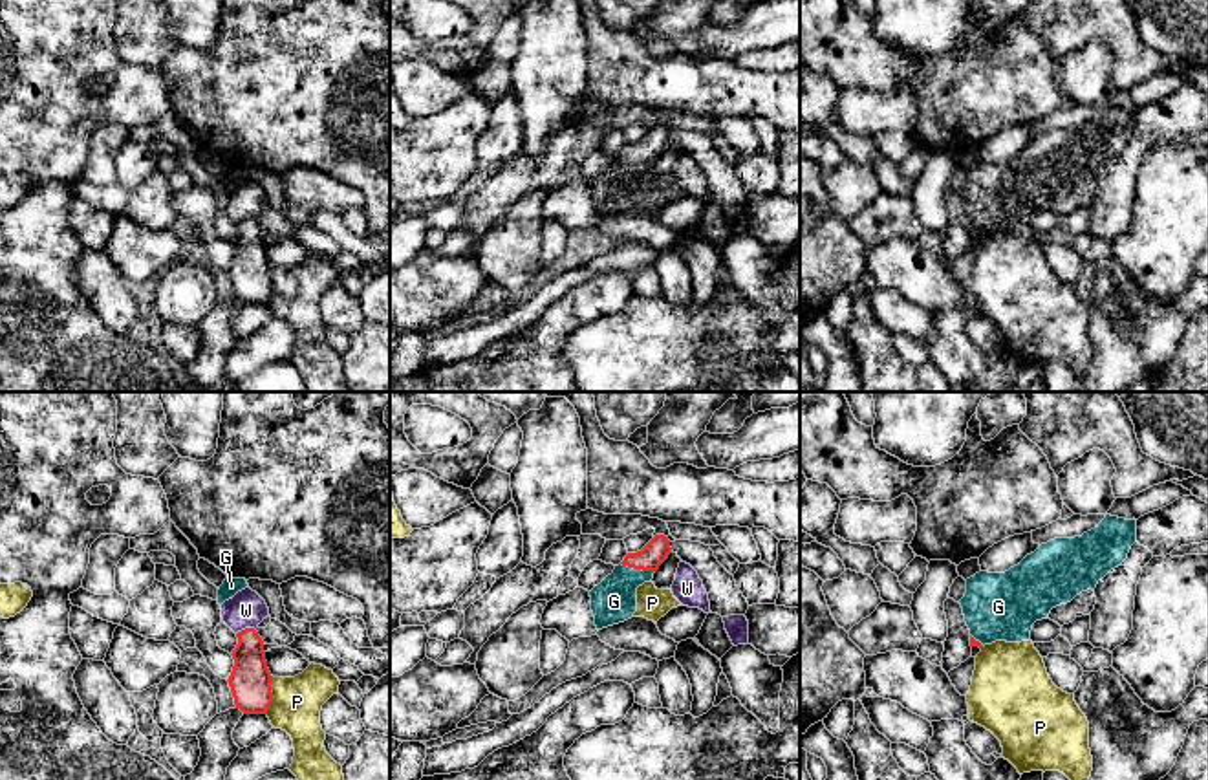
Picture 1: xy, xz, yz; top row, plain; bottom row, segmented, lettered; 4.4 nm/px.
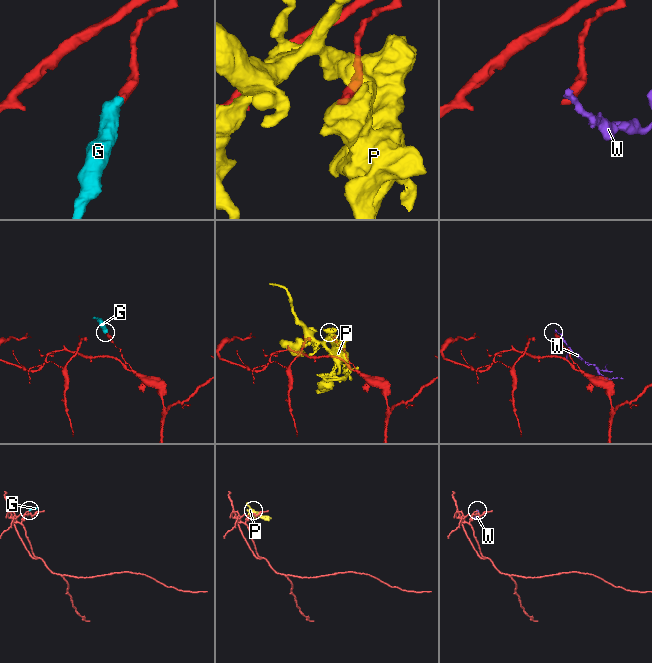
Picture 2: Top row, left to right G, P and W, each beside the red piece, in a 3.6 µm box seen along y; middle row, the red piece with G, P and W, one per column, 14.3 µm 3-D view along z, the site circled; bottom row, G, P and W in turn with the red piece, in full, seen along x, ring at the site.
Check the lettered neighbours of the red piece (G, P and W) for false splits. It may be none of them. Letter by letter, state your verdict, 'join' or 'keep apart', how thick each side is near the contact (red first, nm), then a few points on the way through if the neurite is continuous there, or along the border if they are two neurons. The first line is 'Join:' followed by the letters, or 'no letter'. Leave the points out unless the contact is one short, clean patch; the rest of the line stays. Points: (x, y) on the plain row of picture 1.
Join: G
G: join | 110/200 nm | across xz (654, 143), (637, 158), (621, 174), (614, 191)
P: keep apart | 180/220 nm
W: keep apart | 180/160 nm | along xy (255, 218), (244, 218), (237, 224)

